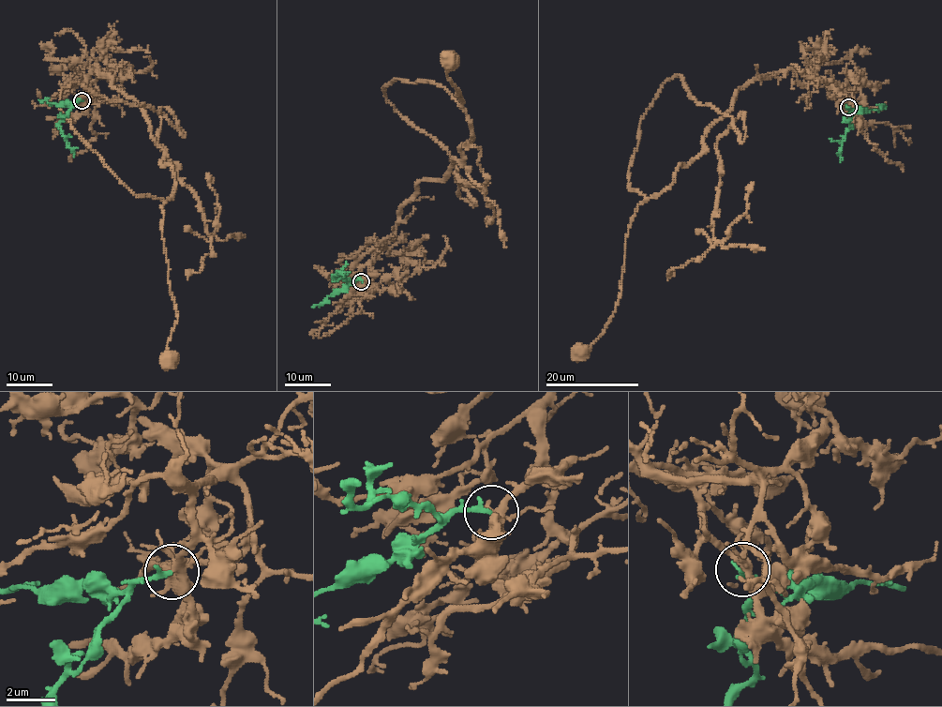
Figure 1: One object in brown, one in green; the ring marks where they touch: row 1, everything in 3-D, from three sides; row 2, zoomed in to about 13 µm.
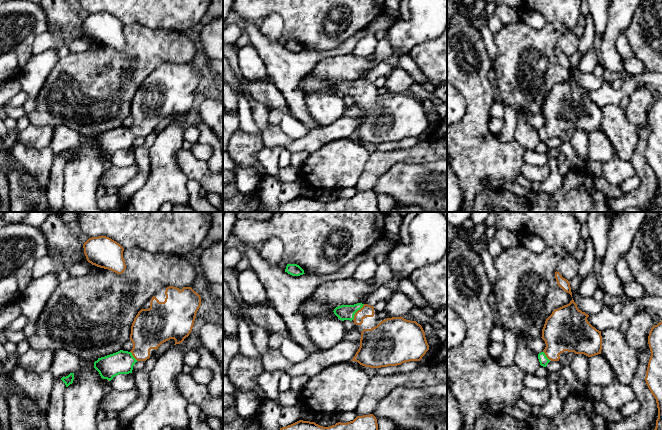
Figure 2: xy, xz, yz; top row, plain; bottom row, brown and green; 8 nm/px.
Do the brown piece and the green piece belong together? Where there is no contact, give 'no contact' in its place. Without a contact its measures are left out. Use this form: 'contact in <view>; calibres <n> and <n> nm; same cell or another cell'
contact in xz; calibres 100 and 130 nm; same cell

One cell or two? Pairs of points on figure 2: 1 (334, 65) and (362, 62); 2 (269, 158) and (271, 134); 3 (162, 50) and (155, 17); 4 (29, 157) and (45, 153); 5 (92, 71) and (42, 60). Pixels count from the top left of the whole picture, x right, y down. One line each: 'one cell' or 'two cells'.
1: one cell
2: two cells
3: two cells
4: one cell
5: two cells

